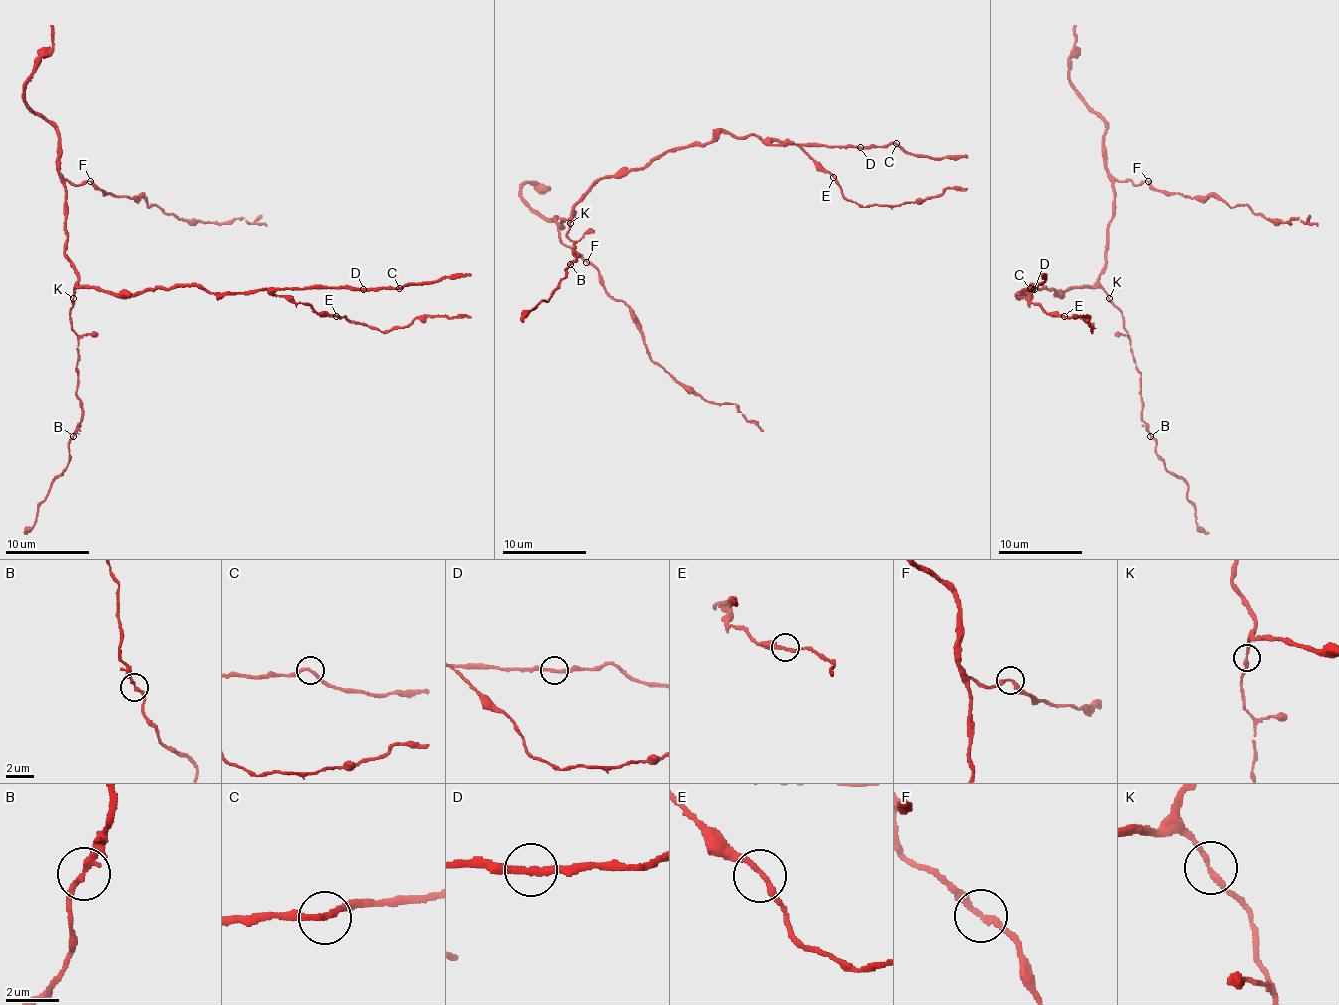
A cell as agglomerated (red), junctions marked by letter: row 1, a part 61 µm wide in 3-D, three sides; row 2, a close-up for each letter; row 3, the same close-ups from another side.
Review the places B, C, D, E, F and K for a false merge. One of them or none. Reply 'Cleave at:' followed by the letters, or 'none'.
Cleave at: none

